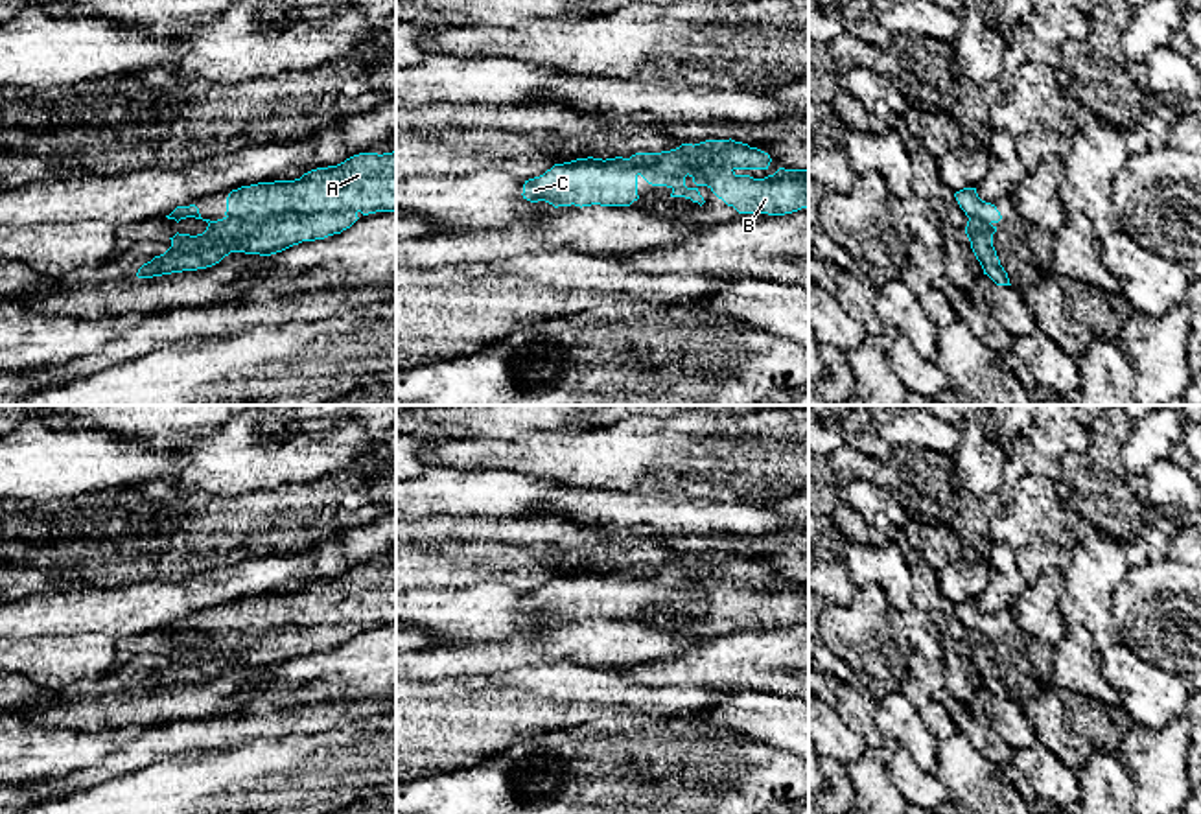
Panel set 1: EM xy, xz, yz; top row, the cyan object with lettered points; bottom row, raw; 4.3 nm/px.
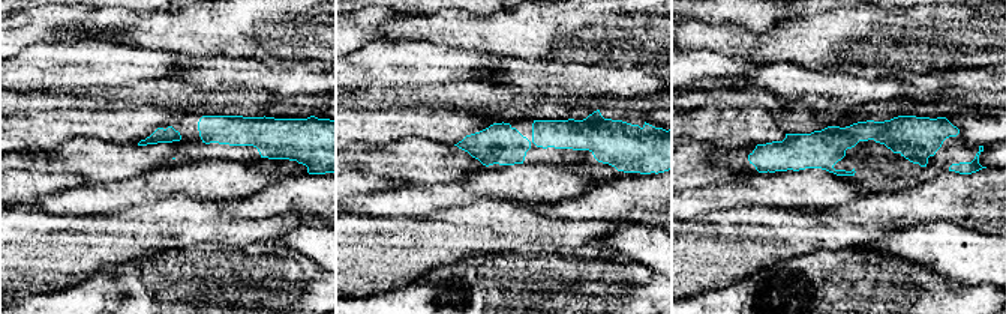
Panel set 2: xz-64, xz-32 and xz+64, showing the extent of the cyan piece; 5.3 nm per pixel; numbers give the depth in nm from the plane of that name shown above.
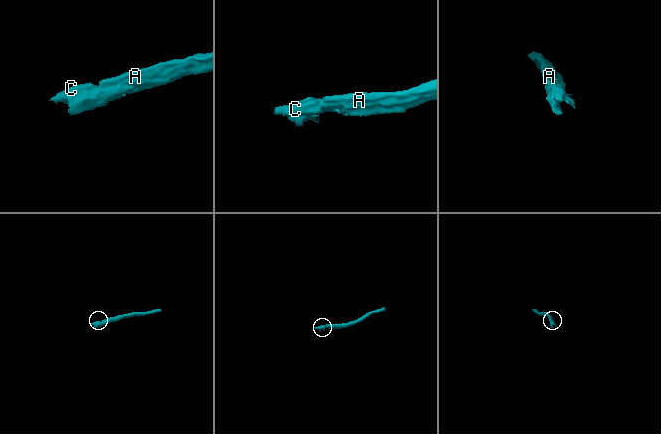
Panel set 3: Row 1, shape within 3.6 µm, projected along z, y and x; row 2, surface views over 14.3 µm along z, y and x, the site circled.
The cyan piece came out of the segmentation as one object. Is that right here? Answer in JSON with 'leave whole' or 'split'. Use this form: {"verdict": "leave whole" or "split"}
{"verdict": "leave whole"}

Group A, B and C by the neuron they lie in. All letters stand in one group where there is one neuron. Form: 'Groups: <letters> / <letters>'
Groups: A B C

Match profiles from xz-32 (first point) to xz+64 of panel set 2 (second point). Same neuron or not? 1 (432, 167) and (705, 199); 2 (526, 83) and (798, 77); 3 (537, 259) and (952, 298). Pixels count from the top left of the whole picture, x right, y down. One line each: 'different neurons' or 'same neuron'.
1: different neurons
2: same neuron
3: same neuron

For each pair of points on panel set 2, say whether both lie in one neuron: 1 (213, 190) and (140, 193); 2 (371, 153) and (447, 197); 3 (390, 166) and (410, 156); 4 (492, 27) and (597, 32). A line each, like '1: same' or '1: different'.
1: same
2: different
3: same
4: same

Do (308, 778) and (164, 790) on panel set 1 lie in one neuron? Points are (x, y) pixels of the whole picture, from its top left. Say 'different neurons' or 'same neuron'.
same neuron

